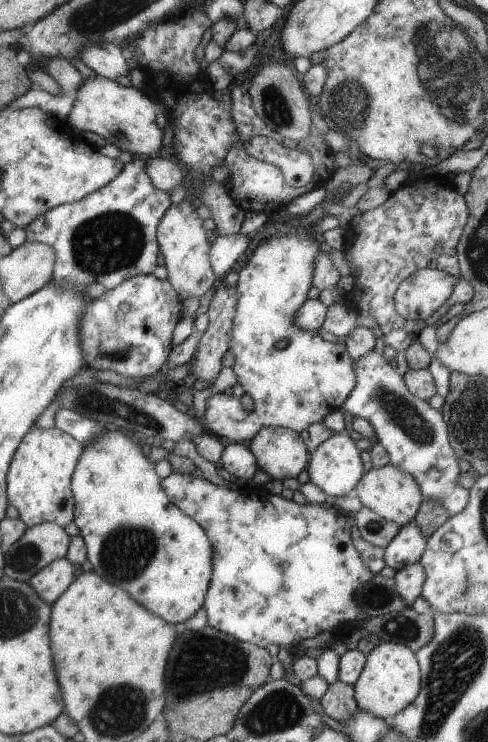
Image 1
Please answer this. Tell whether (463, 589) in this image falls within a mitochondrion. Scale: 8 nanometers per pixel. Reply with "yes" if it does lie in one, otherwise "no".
yes

